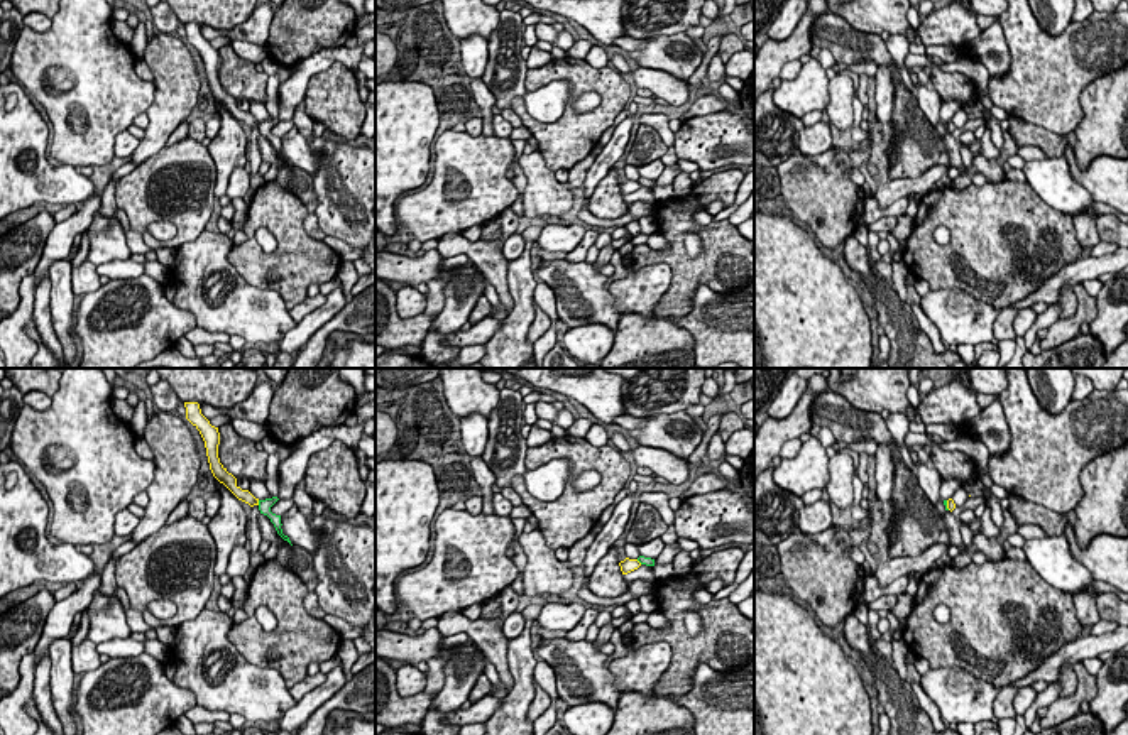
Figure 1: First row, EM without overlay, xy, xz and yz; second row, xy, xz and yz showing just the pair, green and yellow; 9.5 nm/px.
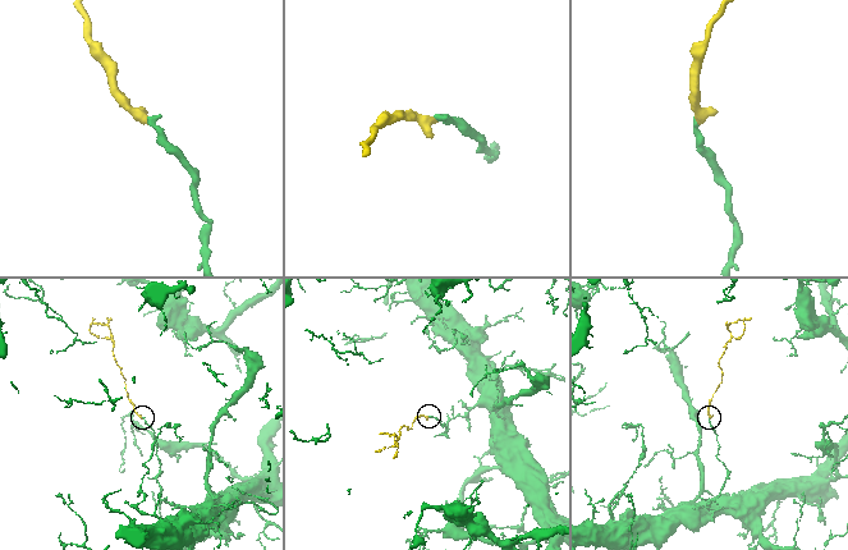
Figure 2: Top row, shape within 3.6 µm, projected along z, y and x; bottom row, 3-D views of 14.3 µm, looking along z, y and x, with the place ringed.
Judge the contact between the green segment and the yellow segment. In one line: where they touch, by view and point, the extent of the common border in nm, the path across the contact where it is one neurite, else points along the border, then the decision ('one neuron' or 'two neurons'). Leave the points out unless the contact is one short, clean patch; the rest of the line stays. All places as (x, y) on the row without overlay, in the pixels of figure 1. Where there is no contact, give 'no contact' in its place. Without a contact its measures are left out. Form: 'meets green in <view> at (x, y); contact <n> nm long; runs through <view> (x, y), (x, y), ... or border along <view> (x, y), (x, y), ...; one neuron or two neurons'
meets green in xy at (259, 124); contact 50 nm long; border along xy (257, 122), (259, 125); two neurons

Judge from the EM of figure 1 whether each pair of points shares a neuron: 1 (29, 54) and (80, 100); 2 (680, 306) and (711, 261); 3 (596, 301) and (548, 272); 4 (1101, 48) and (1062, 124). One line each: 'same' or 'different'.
1: same
2: same
3: same
4: same

